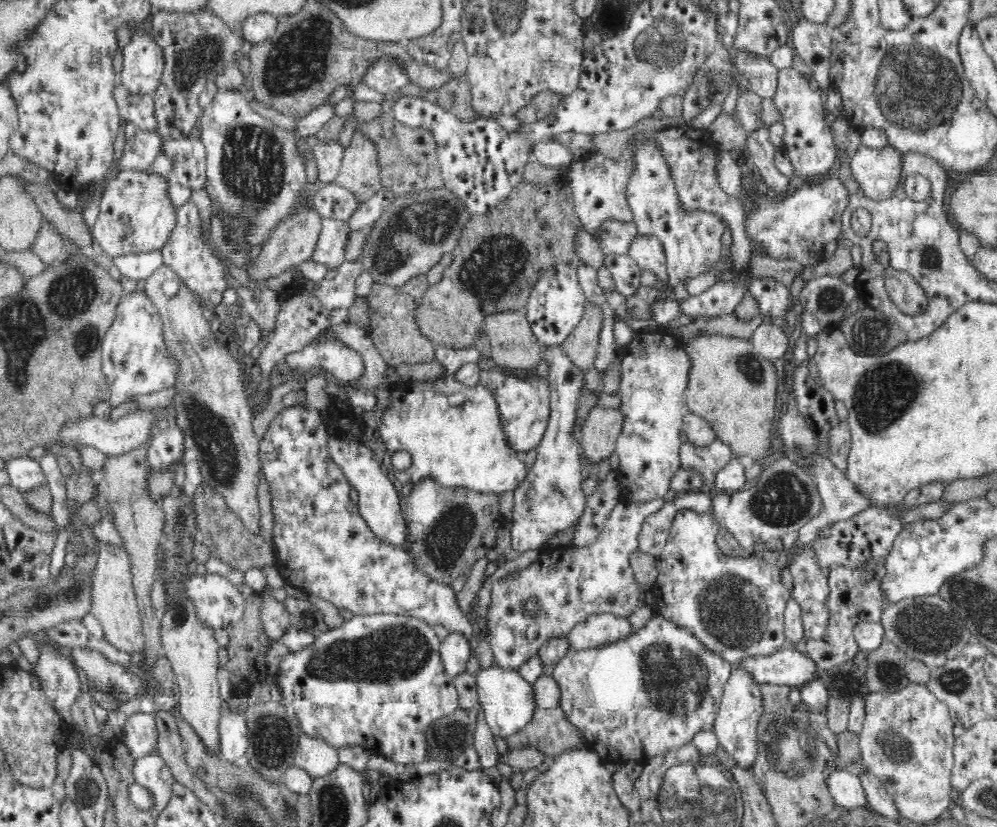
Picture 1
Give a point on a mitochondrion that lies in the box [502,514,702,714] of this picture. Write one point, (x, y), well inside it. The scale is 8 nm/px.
(533, 606)

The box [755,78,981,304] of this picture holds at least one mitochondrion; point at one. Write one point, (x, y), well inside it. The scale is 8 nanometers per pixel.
(931, 258)

